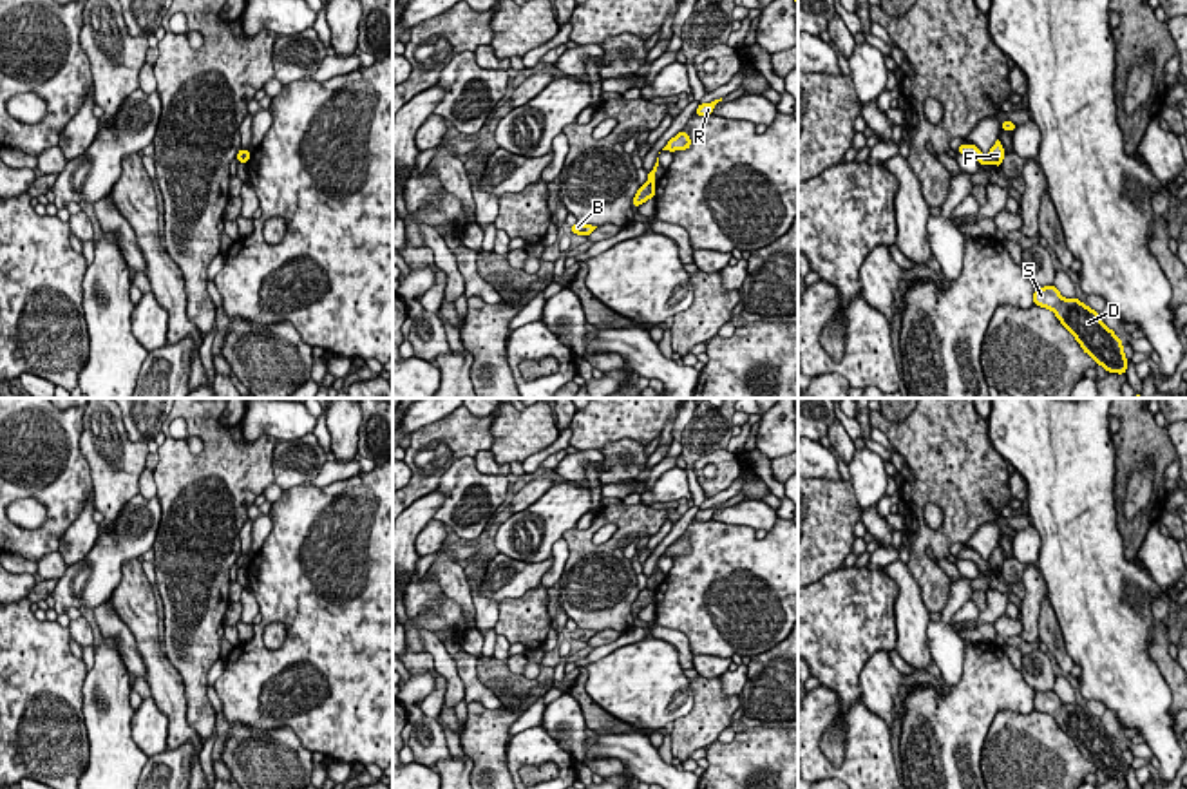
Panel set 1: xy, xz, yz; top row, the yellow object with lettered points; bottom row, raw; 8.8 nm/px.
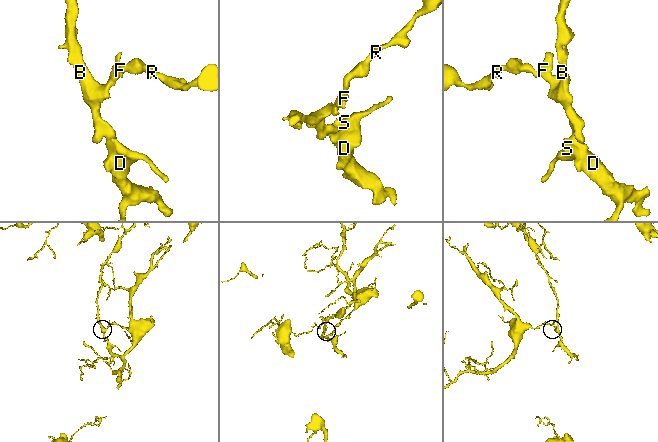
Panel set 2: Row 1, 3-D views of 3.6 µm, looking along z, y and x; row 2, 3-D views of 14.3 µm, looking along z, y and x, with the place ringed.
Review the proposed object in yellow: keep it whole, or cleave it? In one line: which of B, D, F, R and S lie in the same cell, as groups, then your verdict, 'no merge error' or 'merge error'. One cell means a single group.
groups B D F S / R; merge error

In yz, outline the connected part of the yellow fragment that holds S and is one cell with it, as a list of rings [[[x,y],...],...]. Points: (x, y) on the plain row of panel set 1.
[[[1051,689],[1035,693],[1033,709],[1051,715],[1060,729],[1075,742],[1082,756],[1087,758],[1107,778],[1125,780],[1127,762],[1124,760],[1124,746],[1109,735],[1100,718],[1075,704],[1064,704]]]

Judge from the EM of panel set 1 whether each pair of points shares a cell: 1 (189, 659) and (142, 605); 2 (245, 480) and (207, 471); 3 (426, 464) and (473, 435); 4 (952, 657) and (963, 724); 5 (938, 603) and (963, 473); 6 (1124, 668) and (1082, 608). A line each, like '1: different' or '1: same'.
1: different
2: same
3: same
4: different
5: same
6: same

